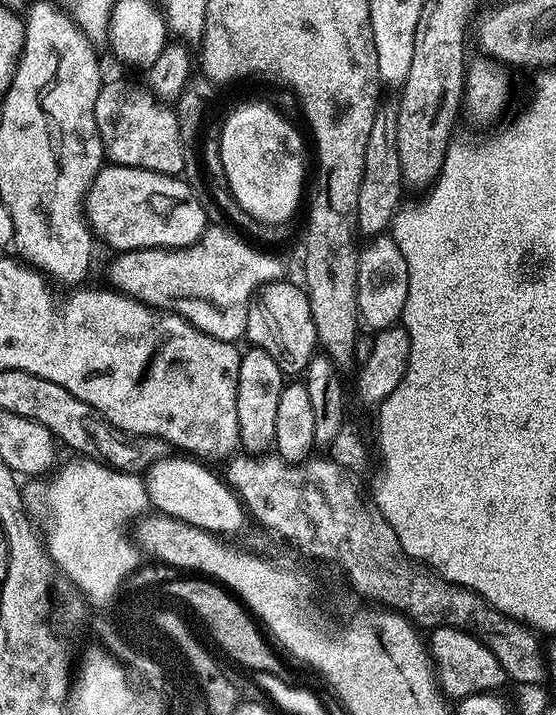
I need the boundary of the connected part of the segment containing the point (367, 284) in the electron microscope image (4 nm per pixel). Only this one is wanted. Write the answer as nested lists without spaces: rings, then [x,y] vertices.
[[[390,234],[371,237],[368,245],[358,252],[358,282],[356,283],[356,311],[368,330],[391,328],[404,315],[406,294],[410,290],[410,274],[398,242]]]

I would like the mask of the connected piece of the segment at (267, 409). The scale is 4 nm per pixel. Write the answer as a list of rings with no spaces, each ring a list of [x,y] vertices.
[[[255,346],[243,349],[238,366],[238,426],[240,448],[248,454],[264,454],[275,445],[274,426],[278,415],[278,401],[286,383],[284,372],[266,354],[266,350]]]

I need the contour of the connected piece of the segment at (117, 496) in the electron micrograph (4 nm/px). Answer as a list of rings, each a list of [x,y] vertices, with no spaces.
[[[87,458],[74,459],[49,481],[49,478],[25,481],[21,487],[24,509],[37,531],[44,535],[45,548],[66,568],[65,572],[70,574],[74,586],[79,587],[82,593],[90,594],[96,604],[108,604],[120,578],[128,580],[141,565],[142,554],[126,533],[124,520],[133,521],[149,509],[148,487],[139,473],[115,471],[100,461]]]

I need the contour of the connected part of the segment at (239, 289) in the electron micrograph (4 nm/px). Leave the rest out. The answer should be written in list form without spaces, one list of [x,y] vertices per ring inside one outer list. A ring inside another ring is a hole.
[[[209,226],[204,229],[203,236],[191,244],[188,248],[139,248],[133,252],[119,253],[116,260],[116,284],[115,287],[124,295],[132,297],[133,300],[141,300],[142,303],[148,305],[149,308],[158,308],[166,312],[175,312],[176,315],[181,316],[183,320],[189,320],[198,330],[202,330],[206,334],[210,334],[219,340],[230,340],[233,342],[239,341],[248,331],[248,306],[252,302],[252,297],[260,291],[266,284],[272,284],[274,281],[281,279],[285,275],[284,264],[276,256],[271,256],[268,252],[259,252],[256,248],[251,248],[247,244],[247,239],[239,240],[232,232],[227,232],[224,228],[215,228]]]

